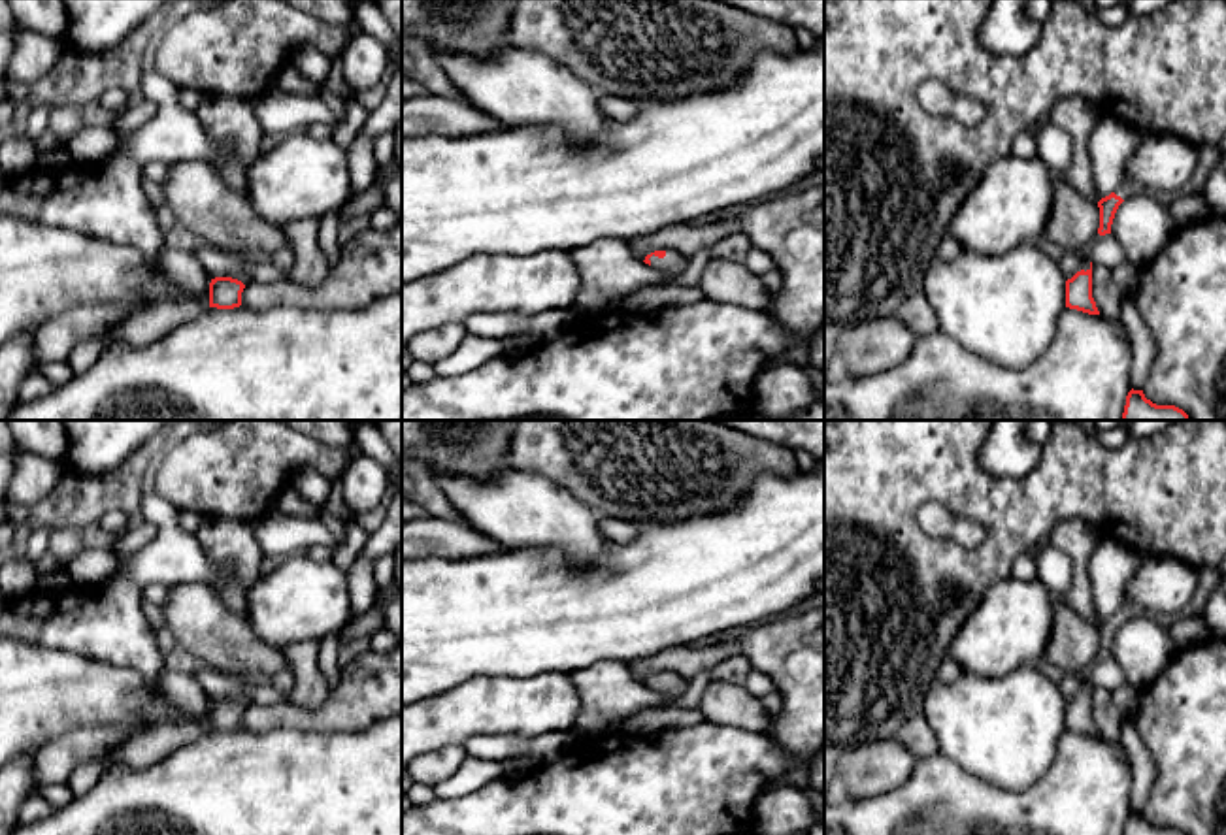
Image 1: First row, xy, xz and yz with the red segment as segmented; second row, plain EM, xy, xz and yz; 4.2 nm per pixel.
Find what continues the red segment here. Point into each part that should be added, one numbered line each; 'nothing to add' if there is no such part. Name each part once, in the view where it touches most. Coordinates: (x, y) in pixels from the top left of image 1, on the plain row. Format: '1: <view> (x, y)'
1: xz (674, 685)

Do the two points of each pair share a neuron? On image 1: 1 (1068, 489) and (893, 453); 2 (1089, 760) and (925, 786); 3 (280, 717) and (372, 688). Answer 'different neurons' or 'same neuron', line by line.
1: same neuron
2: same neuron
3: same neuron

